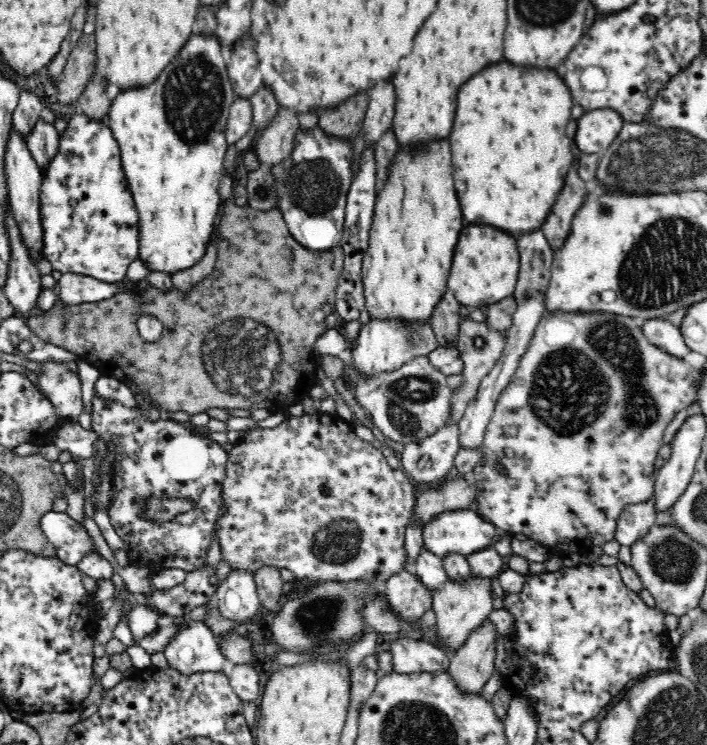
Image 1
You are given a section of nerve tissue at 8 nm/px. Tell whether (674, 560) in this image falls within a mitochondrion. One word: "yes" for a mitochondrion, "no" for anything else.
yes

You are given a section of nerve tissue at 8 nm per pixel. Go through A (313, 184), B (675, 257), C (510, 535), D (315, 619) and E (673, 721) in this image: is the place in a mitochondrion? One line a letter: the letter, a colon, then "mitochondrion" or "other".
A: mitochondrion
B: mitochondrion
C: other
D: mitochondrion
E: mitochondrion

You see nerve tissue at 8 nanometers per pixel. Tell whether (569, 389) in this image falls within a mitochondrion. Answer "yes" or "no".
yes

